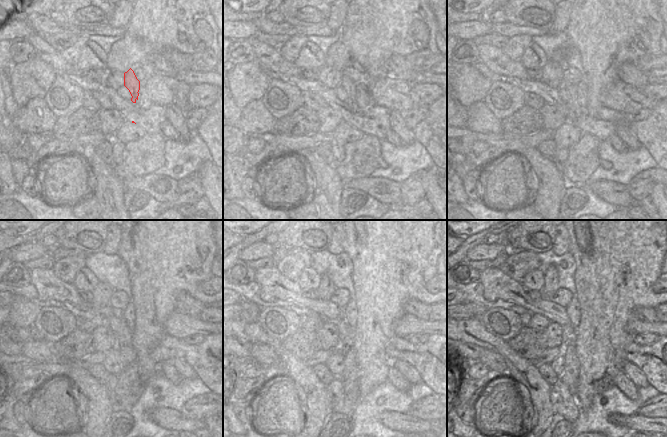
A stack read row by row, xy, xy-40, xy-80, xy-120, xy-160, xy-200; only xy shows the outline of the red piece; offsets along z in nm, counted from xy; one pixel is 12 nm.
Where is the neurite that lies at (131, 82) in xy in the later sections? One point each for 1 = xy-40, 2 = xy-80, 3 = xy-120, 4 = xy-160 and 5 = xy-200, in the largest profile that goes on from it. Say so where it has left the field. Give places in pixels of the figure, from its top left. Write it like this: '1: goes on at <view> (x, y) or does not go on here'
1: goes on at xy-40 (350, 87)
2: goes on at xy-80 (572, 89)
3: goes on at xy-120 (128, 352)
4: goes on at xy-160 (349, 353)
5: goes on at xy-200 (572, 366)

